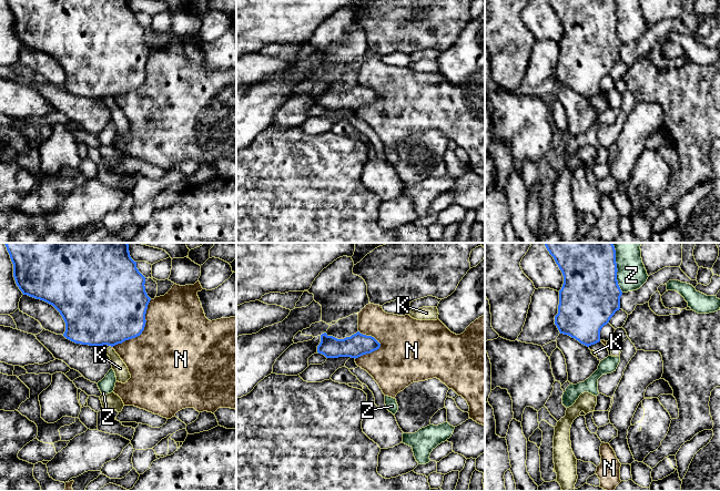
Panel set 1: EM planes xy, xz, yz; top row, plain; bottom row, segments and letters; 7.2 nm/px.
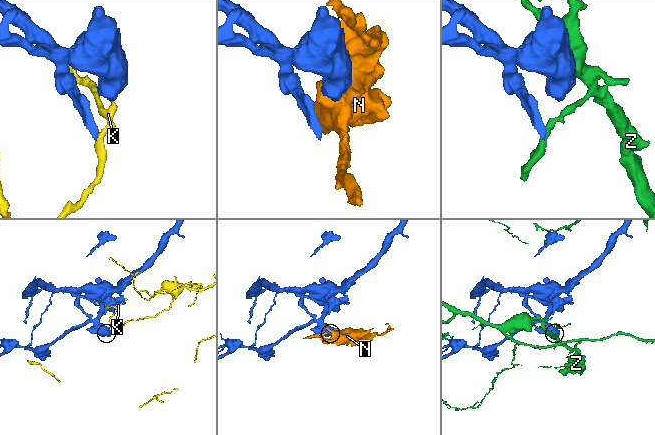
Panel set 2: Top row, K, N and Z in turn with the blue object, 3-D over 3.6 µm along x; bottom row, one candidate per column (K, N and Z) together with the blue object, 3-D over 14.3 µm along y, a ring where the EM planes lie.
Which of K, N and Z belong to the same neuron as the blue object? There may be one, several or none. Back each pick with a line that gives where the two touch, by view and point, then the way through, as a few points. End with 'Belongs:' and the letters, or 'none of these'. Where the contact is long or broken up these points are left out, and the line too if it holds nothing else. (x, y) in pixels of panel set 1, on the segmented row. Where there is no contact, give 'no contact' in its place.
Belongs: none of these

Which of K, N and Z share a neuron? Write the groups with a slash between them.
K / N / Z

